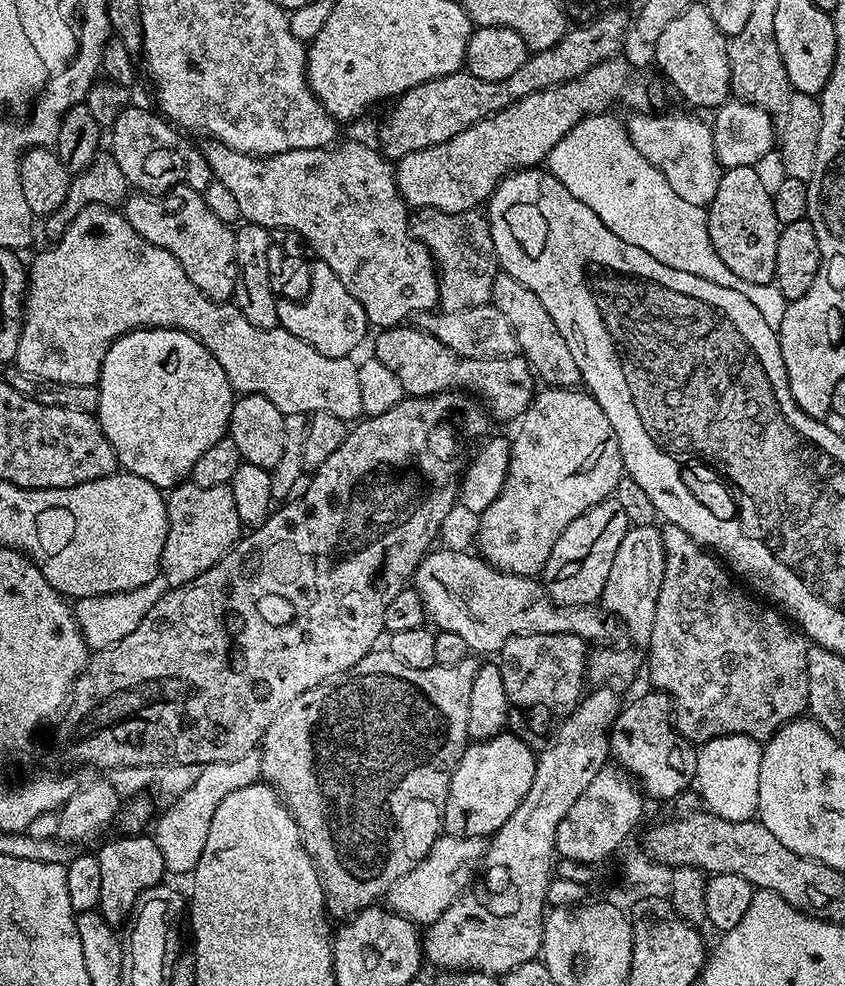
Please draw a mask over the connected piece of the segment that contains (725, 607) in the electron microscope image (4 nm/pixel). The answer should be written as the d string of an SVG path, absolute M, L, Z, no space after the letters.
M665 523L661 540L665 550L665 573L658 591L656 621L646 643L646 668L648 664L648 680L652 683L649 685L668 695L672 701L676 733L694 746L726 735L746 735L767 742L781 726L805 715L809 641L803 632L790 626L775 607L765 606L755 595L747 596L726 571L725 565L690 538L686 530Z

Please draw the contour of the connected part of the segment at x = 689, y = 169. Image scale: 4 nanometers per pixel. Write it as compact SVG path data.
M636 110L632 117L627 117L626 127L634 146L638 146L638 152L650 166L654 166L670 182L670 190L682 198L682 202L690 202L694 206L707 209L708 203L718 194L718 182L722 175L722 169L712 141L712 129L709 121L699 120L696 116L687 116L684 112L664 112L661 116L647 116L644 110Z

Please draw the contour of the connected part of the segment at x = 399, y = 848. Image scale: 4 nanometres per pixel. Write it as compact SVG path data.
M373 650L362 658L350 670L346 670L343 676L337 676L334 680L327 680L325 684L319 684L314 690L306 694L298 694L274 722L266 730L264 739L259 746L260 775L263 783L276 789L280 794L284 805L290 810L294 822L300 831L300 837L304 843L304 849L310 854L314 866L318 870L320 880L324 883L324 906L333 921L343 922L360 912L363 908L373 907L376 900L385 895L389 886L398 882L402 874L414 870L420 860L425 860L428 851L434 846L434 842L442 834L444 826L444 807L450 790L452 775L456 764L462 758L464 749L468 747L468 731L466 730L466 718L470 718L470 690L474 687L474 674L478 674L481 661L469 658L458 662L458 666L442 666L436 664L426 670L414 670L414 666L406 666L394 658L394 654L387 650Z

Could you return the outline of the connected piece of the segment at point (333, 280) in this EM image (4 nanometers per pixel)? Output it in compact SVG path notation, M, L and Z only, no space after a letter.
M319 262L312 264L310 294L306 294L304 300L277 299L276 309L279 327L294 334L294 338L302 338L302 342L330 358L351 357L352 351L363 342L364 335L370 332L366 310L362 310L358 298L338 282L338 274L334 274L330 266Z

